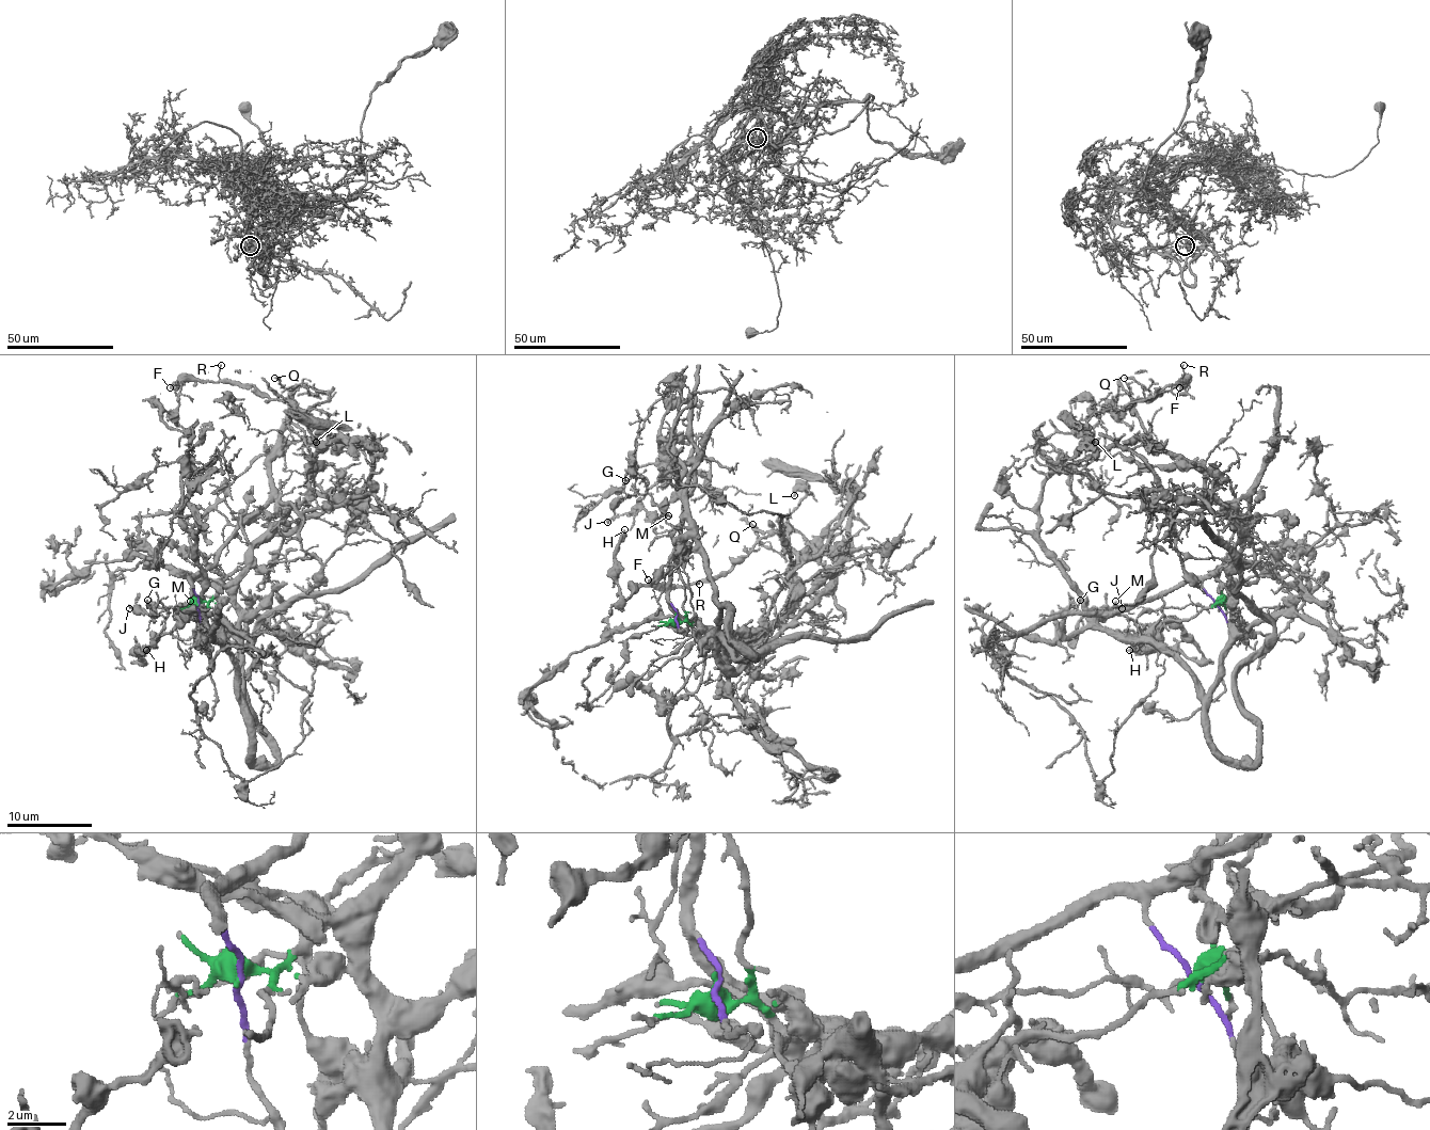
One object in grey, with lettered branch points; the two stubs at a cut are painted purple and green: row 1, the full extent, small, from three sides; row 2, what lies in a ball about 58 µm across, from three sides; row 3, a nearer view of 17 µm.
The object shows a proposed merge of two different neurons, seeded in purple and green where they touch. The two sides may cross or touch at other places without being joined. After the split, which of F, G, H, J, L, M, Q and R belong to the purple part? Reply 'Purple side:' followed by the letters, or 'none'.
Purple side: none

